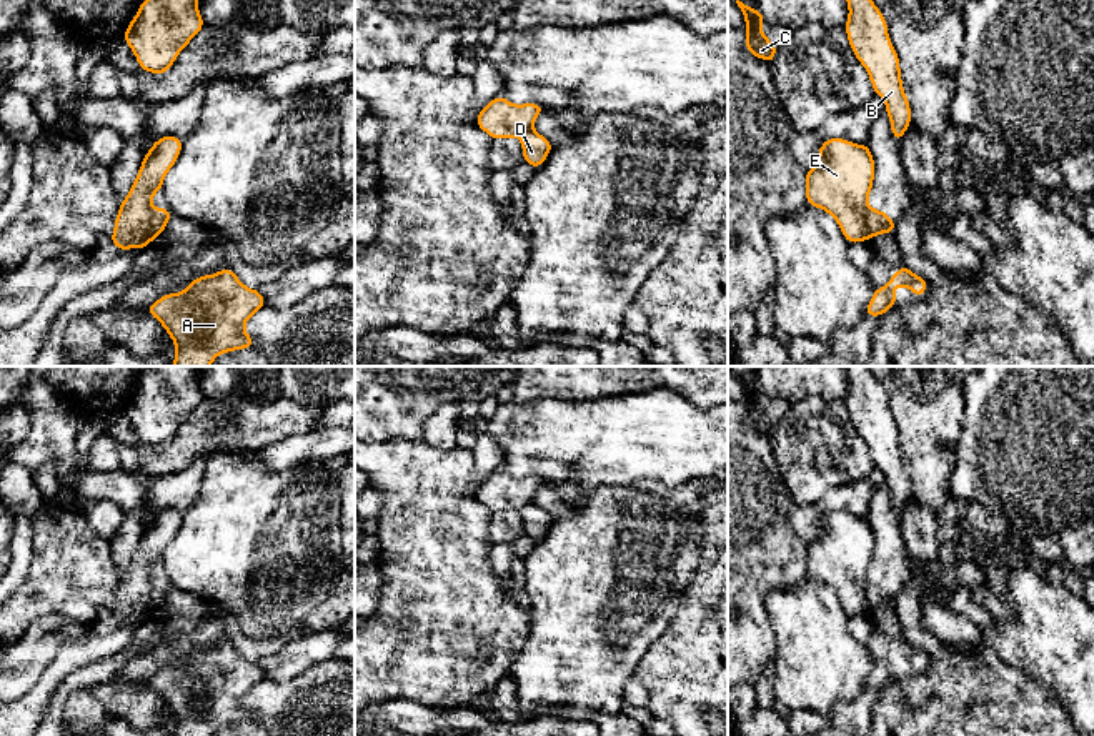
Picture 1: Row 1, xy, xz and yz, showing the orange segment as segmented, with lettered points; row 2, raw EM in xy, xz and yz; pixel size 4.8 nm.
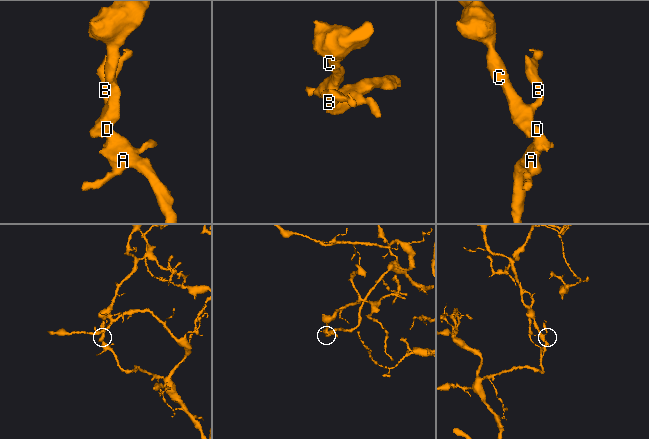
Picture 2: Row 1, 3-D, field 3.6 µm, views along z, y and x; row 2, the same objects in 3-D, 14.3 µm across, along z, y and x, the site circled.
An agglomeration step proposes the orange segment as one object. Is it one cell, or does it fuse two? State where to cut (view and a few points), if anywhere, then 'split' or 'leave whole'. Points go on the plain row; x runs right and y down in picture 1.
cut yz (866, 581), (866, 601), (871, 610); split

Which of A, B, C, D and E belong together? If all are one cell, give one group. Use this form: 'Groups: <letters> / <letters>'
Groups: A D / B C E

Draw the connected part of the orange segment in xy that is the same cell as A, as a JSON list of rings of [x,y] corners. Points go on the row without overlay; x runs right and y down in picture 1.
[[[225,639],[215,648],[195,651],[182,666],[167,666],[148,679],[148,686],[172,709],[177,719],[173,736],[211,736],[220,726],[253,721],[255,713],[245,706],[243,699],[263,679],[263,668],[258,663],[246,661]]]

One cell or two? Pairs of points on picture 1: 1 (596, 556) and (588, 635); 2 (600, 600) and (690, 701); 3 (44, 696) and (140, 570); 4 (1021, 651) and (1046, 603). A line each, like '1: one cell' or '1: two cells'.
1: one cell
2: two cells
3: one cell
4: one cell

